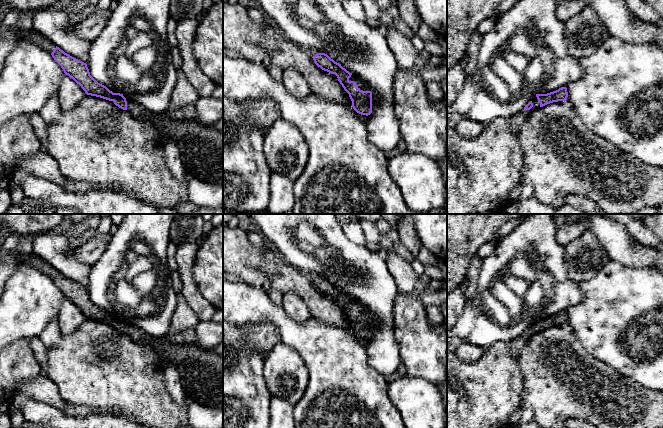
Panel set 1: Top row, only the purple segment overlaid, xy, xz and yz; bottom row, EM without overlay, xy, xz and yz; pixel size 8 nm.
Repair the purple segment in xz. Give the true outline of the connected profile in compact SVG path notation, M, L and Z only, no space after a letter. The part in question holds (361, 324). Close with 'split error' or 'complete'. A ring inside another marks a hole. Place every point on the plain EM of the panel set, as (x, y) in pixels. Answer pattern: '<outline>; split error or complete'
M317 277L312 281L322 294L335 298L338 305L349 318L353 333L361 339L372 337L372 316L359 301L350 297L325 277Z; split error

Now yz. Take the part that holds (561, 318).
M561 311L558 314L547 318L536 318L535 322L530 325L520 337L508 343L512 356L517 358L527 342L537 332L553 326L565 325L567 324L567 321L568 316L566 311Z; split error

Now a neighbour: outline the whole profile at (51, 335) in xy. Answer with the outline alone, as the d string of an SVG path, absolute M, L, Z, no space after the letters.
M53 319L52 322L39 335L41 341L46 348L58 346L61 336L62 335L57 319Z

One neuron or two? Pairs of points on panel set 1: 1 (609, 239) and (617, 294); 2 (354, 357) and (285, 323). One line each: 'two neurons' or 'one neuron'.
1: two neurons
2: one neuron

